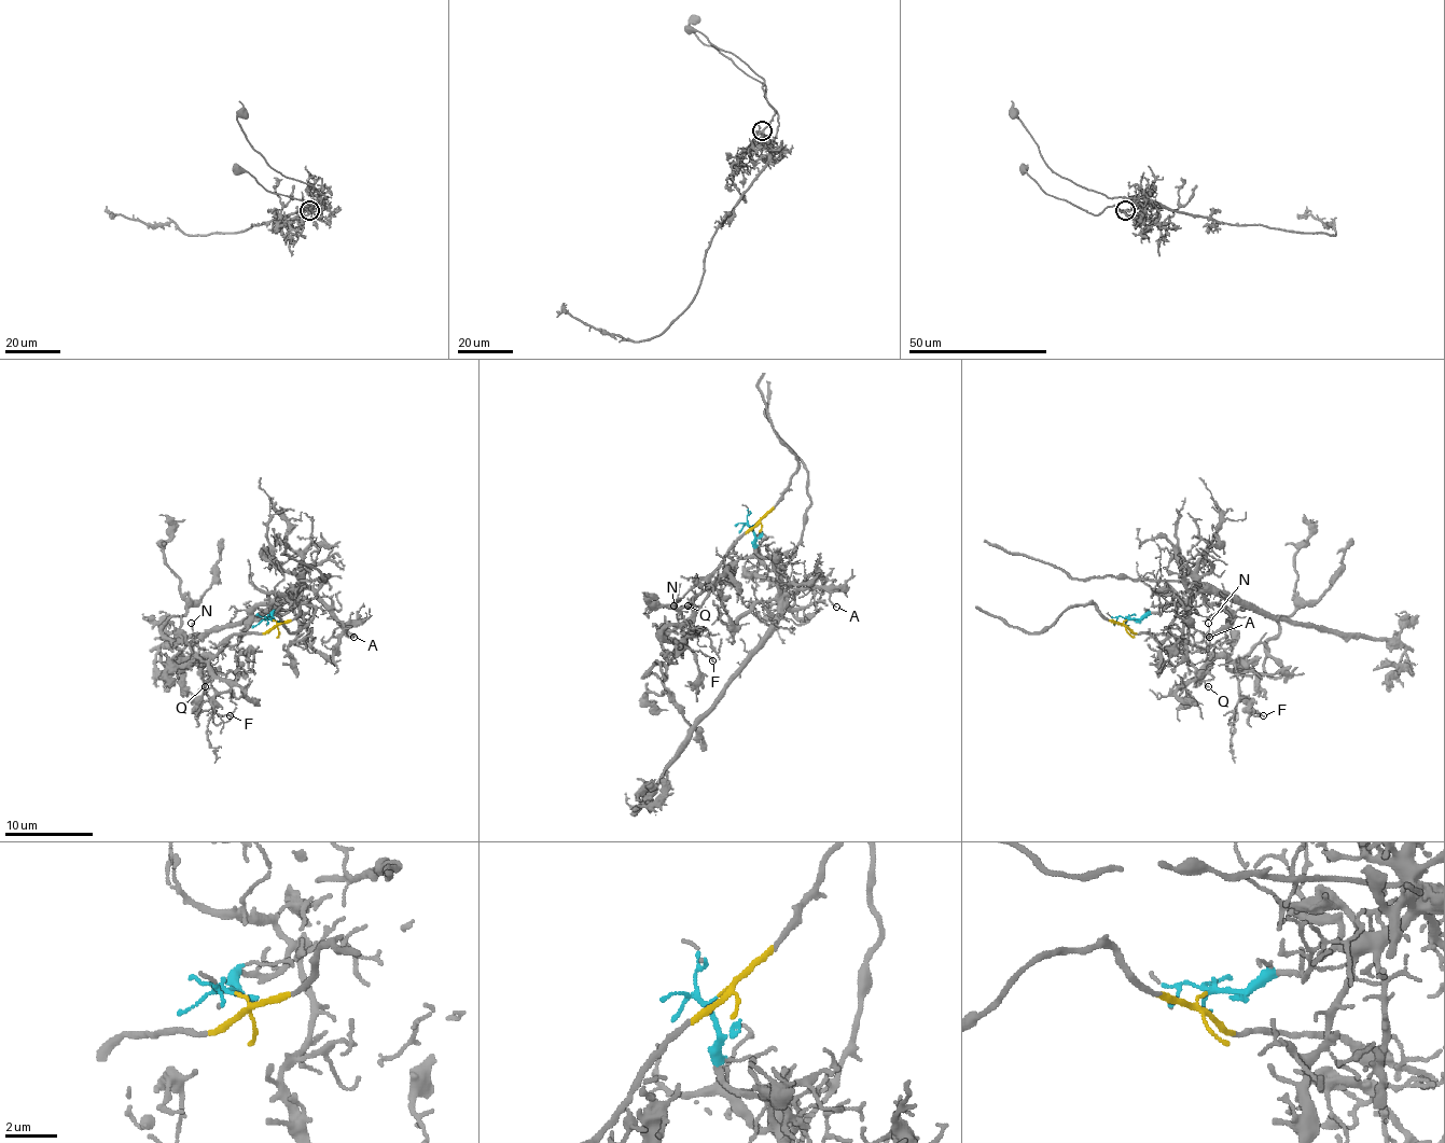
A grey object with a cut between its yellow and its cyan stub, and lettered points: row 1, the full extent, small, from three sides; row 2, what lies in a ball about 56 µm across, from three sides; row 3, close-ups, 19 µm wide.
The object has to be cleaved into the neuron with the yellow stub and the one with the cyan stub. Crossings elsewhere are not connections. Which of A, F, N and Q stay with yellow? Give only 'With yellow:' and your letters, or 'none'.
With yellow: F, N, Q

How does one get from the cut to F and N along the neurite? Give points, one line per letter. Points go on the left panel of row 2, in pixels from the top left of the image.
F: (273, 619), (277, 624), (263, 632), (237, 632), (214, 654), (202, 658), (204, 692), (199, 707), (231, 716)
N: (273, 619), (277, 624), (263, 632), (237, 632), (214, 654), (193, 643), (191, 624)

